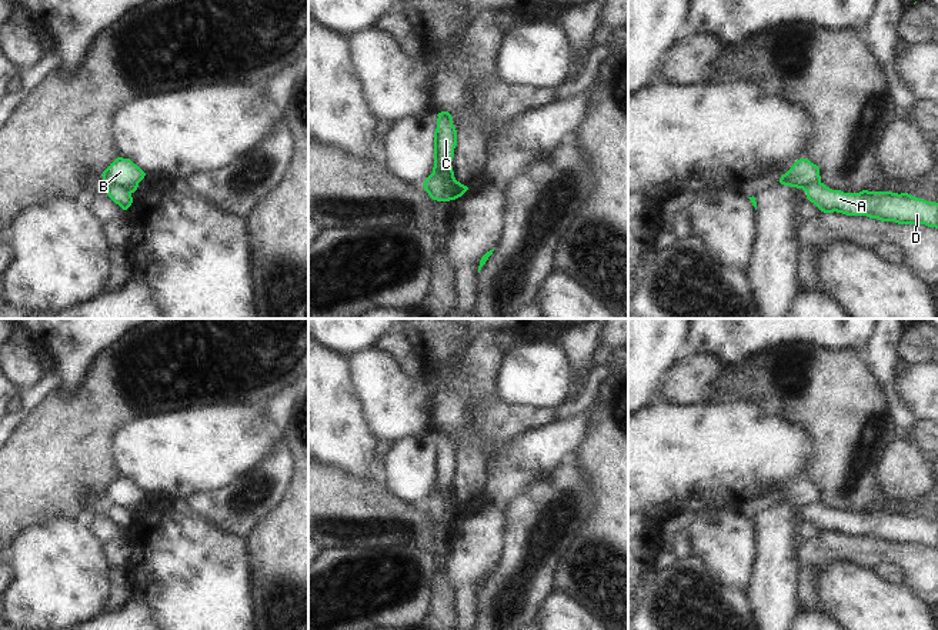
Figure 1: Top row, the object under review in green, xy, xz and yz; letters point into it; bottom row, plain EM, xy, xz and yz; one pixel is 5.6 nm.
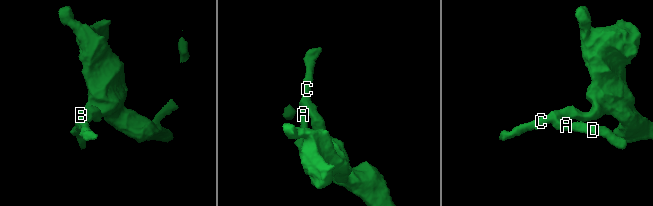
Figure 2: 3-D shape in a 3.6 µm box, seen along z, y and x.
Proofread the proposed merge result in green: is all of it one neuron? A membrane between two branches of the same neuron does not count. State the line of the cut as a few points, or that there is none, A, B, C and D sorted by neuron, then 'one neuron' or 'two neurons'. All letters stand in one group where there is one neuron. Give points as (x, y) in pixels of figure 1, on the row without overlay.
xz (424, 503), (441, 500), (449, 520) | A D / B C | two neurons

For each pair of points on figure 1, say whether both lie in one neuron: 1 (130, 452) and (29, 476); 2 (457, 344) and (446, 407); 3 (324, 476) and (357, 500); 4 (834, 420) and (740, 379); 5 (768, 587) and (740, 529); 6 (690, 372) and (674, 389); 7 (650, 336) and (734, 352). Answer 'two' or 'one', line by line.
1: two
2: one
3: one
4: one
5: two
6: one
7: two

